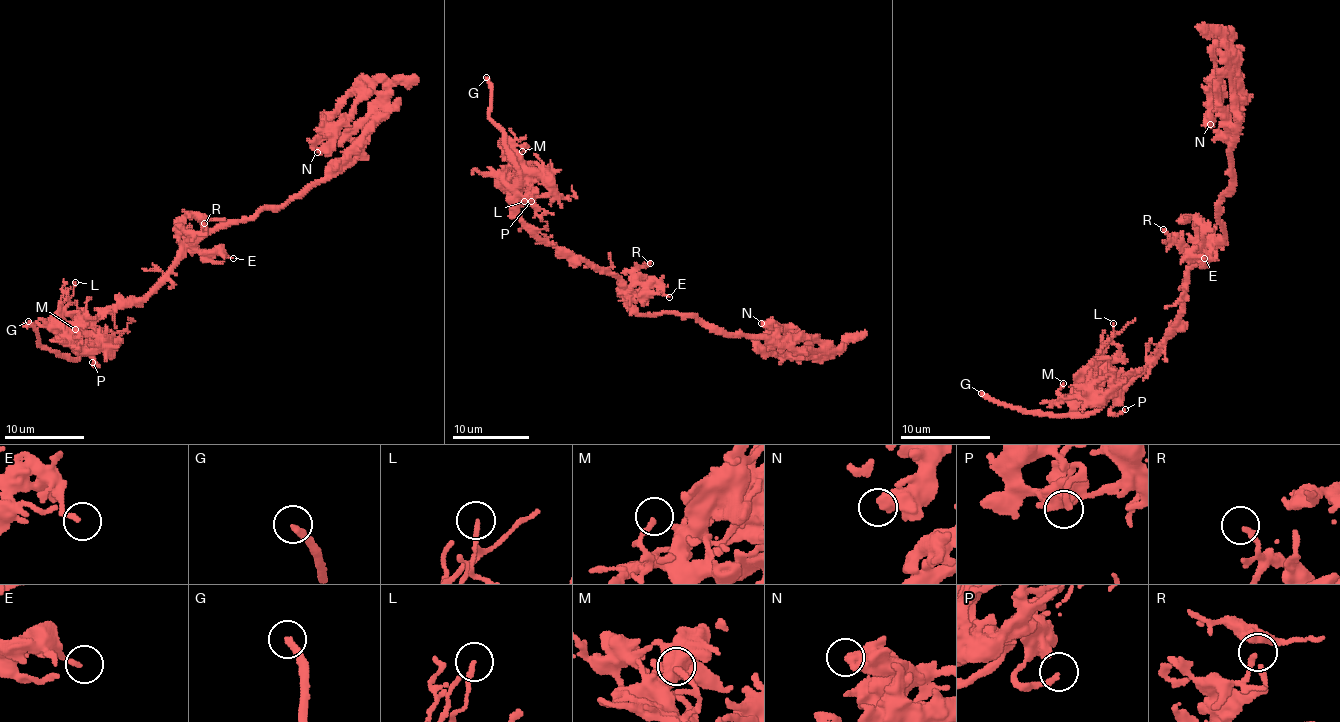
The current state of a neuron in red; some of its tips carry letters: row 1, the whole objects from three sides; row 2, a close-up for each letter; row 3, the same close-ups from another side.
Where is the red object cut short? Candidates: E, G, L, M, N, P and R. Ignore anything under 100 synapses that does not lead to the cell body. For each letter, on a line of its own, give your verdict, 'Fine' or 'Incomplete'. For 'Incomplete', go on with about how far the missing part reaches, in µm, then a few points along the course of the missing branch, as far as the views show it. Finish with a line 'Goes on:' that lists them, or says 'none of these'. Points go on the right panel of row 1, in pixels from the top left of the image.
E: Fine
G: Incomplete. Missing length about 35 µm
L: Fine
M: Fine
N: Fine
P: Fine
R: Fine
Goes on: G

